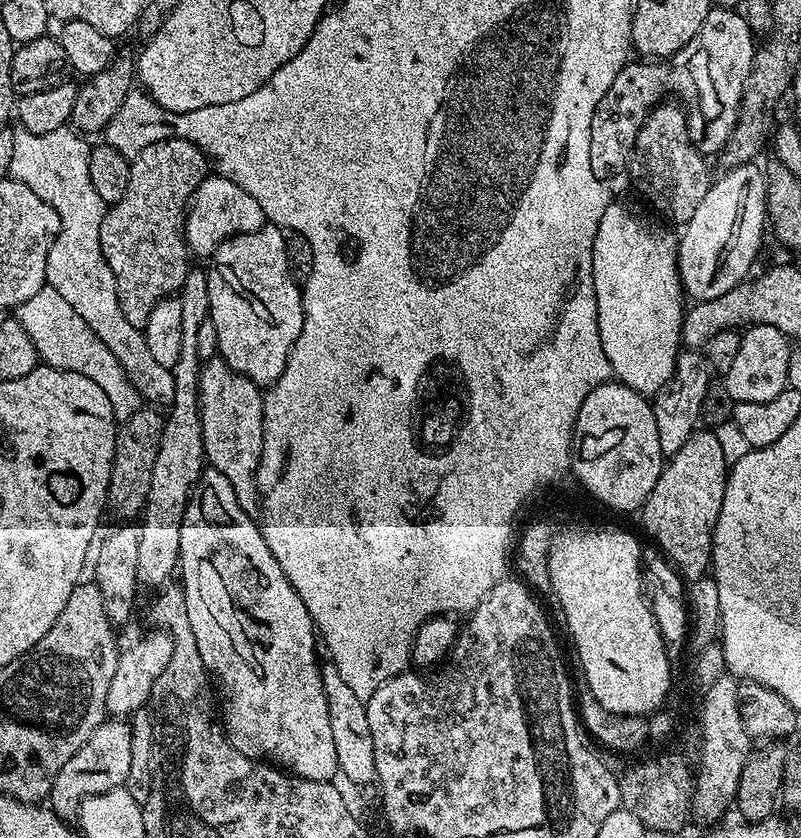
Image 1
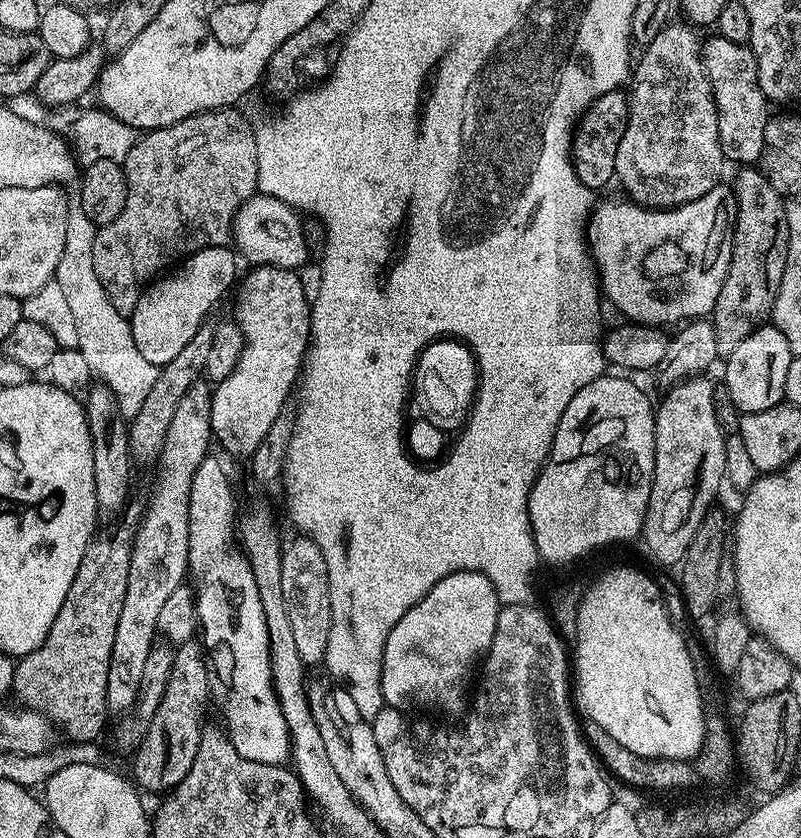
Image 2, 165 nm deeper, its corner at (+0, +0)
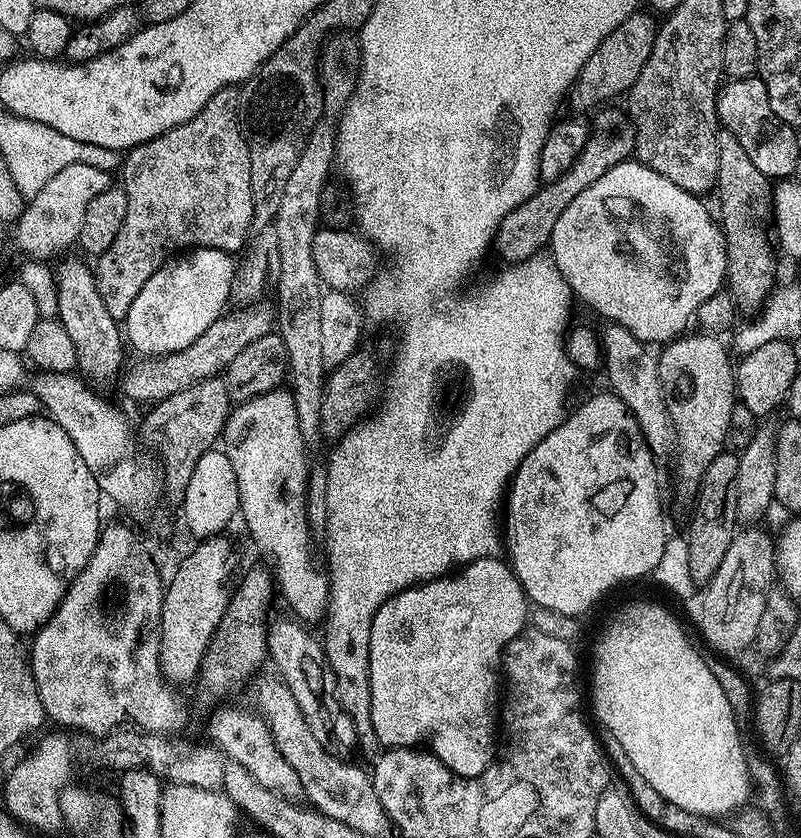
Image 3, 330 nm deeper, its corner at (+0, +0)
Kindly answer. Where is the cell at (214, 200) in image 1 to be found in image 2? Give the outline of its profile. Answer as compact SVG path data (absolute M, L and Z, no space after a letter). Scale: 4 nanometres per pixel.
M263 194L251 196L236 212L236 217L232 223L232 240L234 241L235 251L243 259L245 256L250 262L249 265L252 266L273 264L276 268L300 270L300 267L307 262L308 253L310 253L310 247L303 236L303 219L301 213L297 209L291 208L286 202Z

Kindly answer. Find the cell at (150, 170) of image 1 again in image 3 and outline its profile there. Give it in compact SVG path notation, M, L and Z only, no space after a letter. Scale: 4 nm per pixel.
M236 86L218 90L194 118L166 130L166 134L158 138L150 138L150 142L127 149L122 160L126 218L114 242L110 242L110 247L94 260L98 294L102 294L110 318L117 322L127 321L130 306L134 306L134 298L138 298L138 290L142 290L158 269L177 254L194 248L213 248L236 254L249 243L254 202L250 194L250 154L242 127L241 95L241 89Z

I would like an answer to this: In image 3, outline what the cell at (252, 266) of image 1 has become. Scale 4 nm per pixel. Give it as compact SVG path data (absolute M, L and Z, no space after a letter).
M277 386L271 392L264 392L250 400L237 403L228 413L222 433L222 451L234 466L234 478L238 478L238 498L240 499L239 519L244 519L256 548L269 560L270 571L275 579L279 595L284 595L288 608L297 621L312 626L315 620L323 621L329 614L330 576L316 565L312 557L314 533L307 520L307 482L310 457L304 453L306 443L299 433L298 413L291 391L283 392Z

